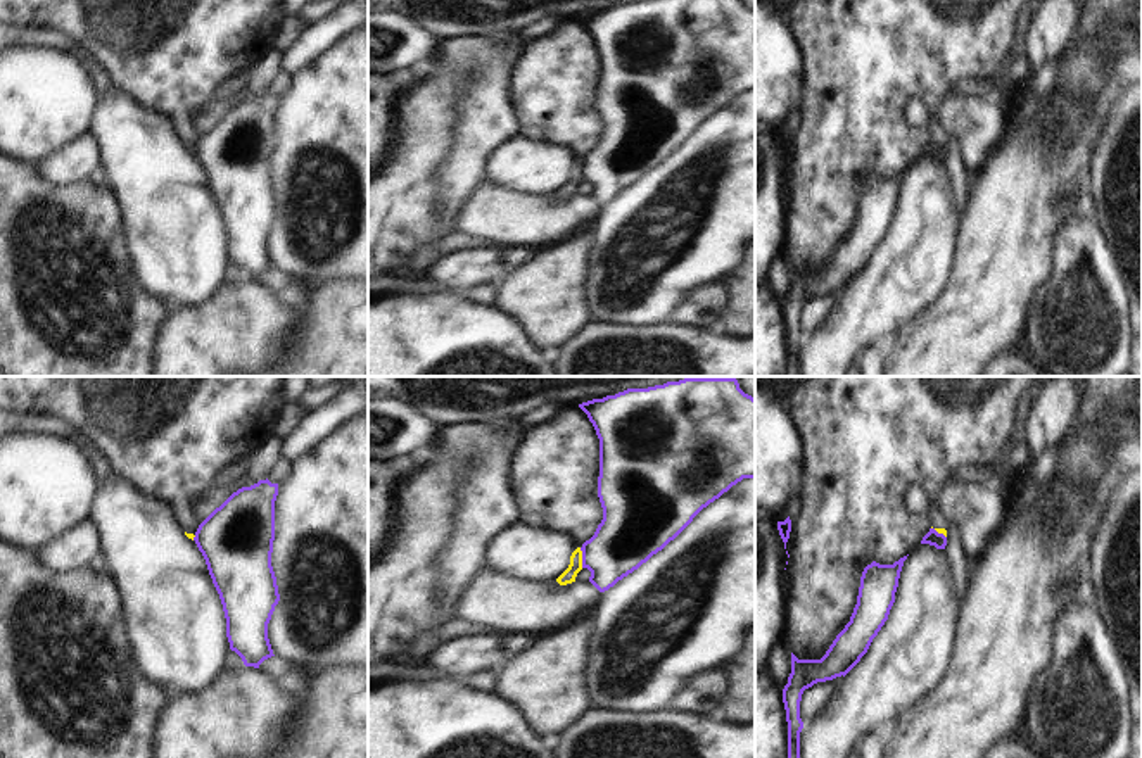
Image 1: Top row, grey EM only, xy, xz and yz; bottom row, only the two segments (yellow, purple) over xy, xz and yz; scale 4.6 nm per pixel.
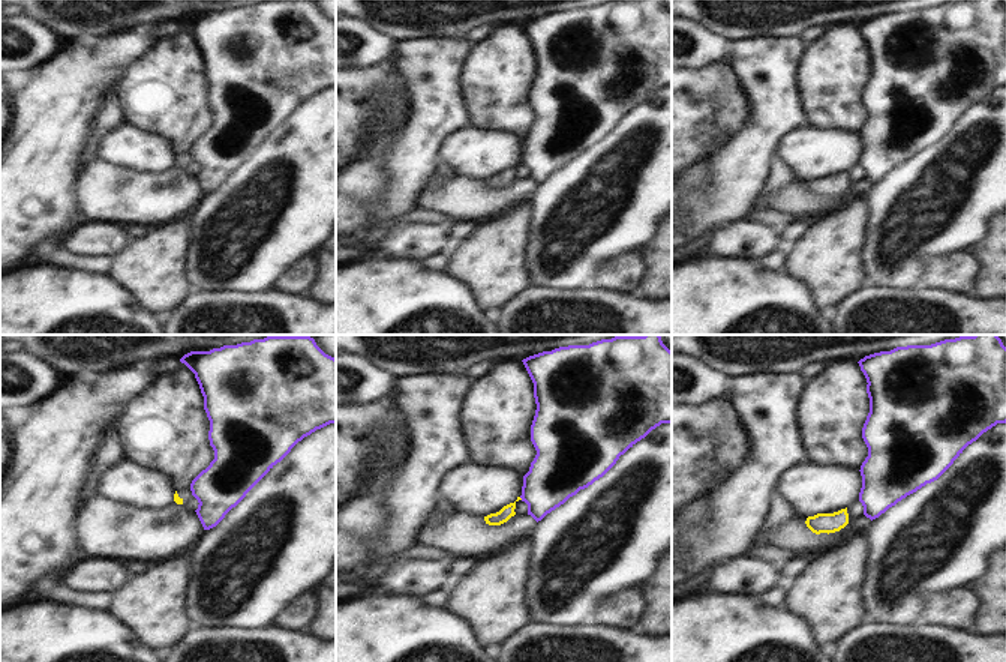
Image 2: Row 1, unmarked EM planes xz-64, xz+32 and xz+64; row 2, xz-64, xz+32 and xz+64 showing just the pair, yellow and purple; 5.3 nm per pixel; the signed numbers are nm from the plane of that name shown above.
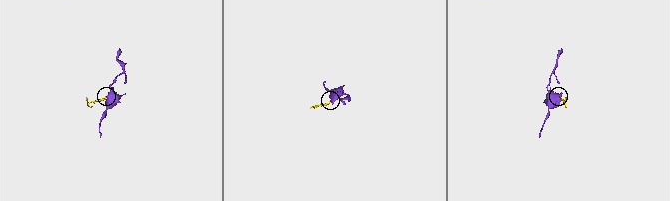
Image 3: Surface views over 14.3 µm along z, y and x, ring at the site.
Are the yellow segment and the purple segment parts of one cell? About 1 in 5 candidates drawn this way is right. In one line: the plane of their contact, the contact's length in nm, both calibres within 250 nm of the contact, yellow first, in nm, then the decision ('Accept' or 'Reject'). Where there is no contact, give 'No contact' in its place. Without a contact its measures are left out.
Touches yellow in xz. Shared border 100 nm. Thickness 70 nm (yellow) against 280 nm. Reject.

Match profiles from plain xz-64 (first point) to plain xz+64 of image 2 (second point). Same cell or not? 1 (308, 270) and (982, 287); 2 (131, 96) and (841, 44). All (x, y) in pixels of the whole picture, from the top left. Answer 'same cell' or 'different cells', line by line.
1: different cells
2: same cell

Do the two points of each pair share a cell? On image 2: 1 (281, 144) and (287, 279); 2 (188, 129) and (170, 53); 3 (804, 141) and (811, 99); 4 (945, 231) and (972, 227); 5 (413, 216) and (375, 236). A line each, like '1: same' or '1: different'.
1: different
2: same
3: different
4: same
5: same

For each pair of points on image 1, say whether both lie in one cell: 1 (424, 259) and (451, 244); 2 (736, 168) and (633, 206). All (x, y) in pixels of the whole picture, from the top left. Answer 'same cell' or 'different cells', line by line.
1: same cell
2: same cell

